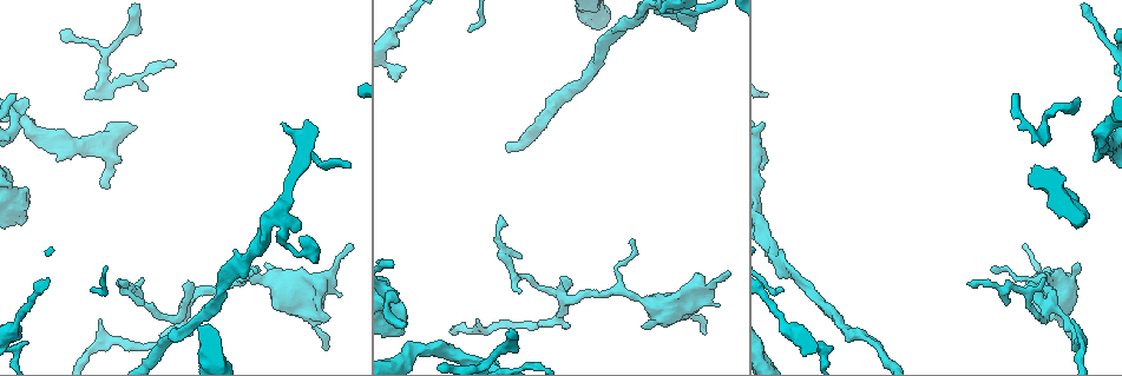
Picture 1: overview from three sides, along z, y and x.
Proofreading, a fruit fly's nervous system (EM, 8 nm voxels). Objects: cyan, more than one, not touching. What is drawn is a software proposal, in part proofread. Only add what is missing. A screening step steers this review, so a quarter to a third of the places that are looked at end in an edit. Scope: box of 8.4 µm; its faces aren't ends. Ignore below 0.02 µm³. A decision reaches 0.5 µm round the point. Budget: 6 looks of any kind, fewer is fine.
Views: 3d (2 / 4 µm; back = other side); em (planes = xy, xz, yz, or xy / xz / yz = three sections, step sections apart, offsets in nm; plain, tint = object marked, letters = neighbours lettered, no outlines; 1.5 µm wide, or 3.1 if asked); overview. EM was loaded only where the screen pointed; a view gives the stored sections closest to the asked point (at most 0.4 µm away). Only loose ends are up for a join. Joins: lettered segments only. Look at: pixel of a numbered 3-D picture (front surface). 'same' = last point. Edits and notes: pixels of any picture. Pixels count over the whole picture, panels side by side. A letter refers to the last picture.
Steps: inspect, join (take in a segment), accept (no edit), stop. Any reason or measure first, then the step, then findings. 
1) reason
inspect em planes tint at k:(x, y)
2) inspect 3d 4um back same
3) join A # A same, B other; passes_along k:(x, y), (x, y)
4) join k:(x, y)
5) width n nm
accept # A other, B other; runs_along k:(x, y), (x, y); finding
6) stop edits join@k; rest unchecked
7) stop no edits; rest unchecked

free end
inspect em planes letters at 1:(693, 29)

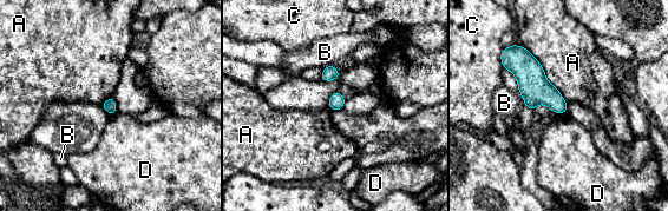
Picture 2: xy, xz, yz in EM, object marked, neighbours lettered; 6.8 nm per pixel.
accept # A other, B other, C other, D other; no lettered segment goes on from it

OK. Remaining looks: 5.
thin end
inspect 3d 2um at 1:(632, 239)

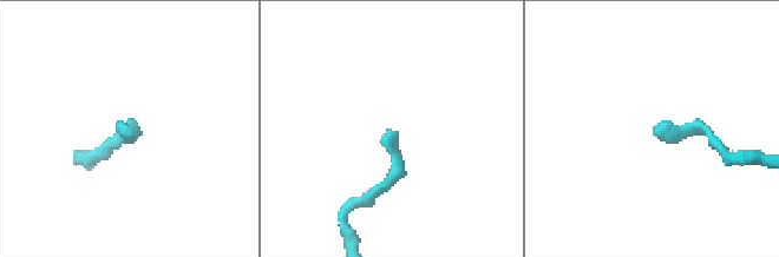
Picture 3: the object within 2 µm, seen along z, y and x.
shape alone is not enough
inspect em xz step 8 letters at 3:(397, 133)

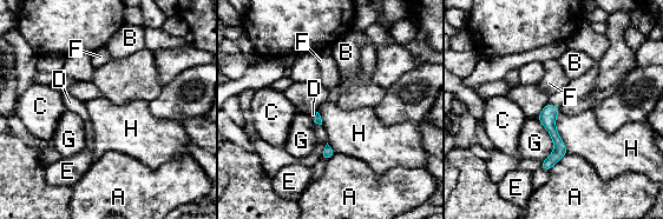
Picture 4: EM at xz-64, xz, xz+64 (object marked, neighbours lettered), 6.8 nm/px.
inspect em planes letters same

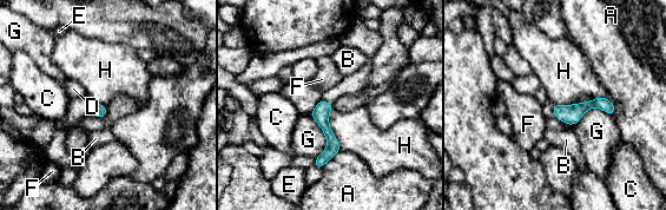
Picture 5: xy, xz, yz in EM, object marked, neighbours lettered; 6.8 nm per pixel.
width 90 nm
accept # A other, B other, C other, D other, E other, F other, G other, H other; none of them fits

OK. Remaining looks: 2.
free end
inspect 3d 2um at 1:(1076, 102)

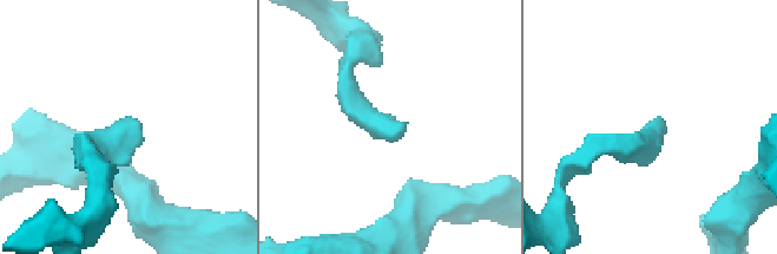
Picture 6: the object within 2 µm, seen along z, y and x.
shape alone is not enough
inspect em planes letters at 6:(649, 128)

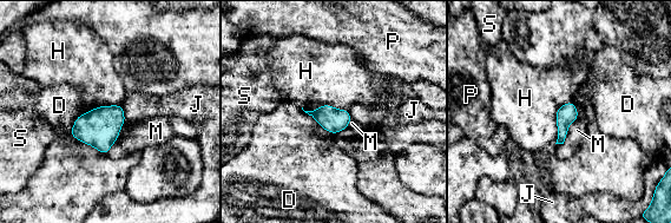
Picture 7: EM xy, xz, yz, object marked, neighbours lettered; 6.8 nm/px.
width 130 nm
accept # D other, H other, J other, M other, P other, S other; border 7:(571, 100), (558, 109), (554, 143); none of them fits

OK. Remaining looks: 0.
stop no edits; rest unchecked

